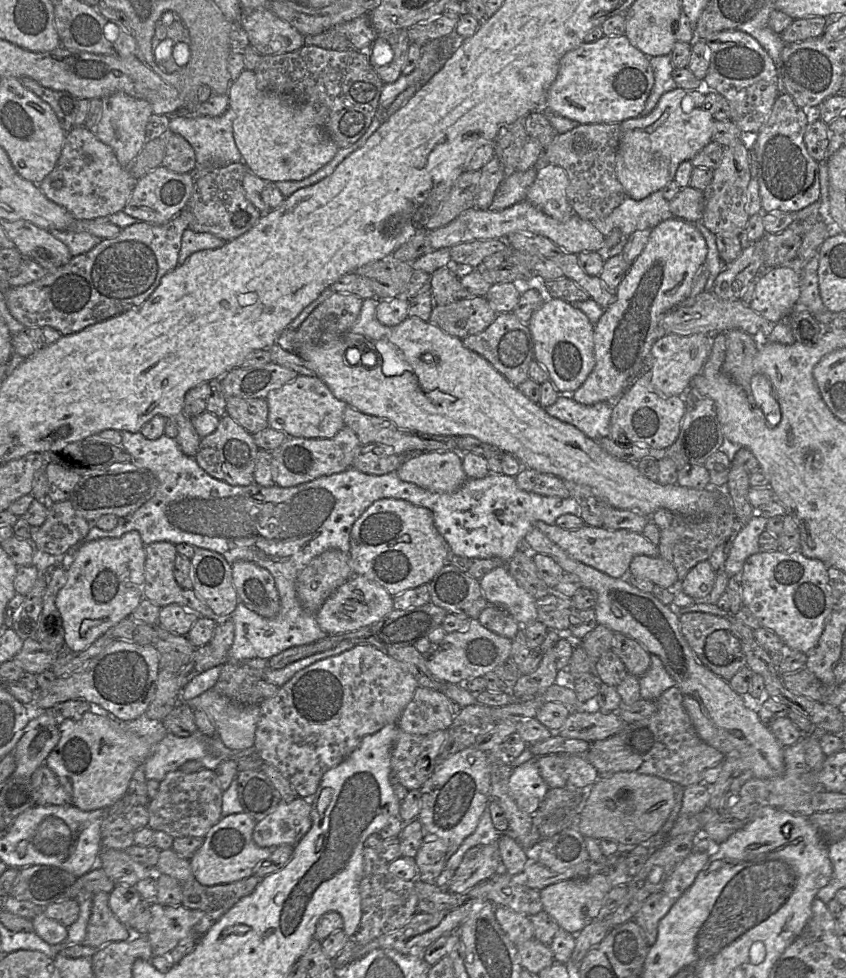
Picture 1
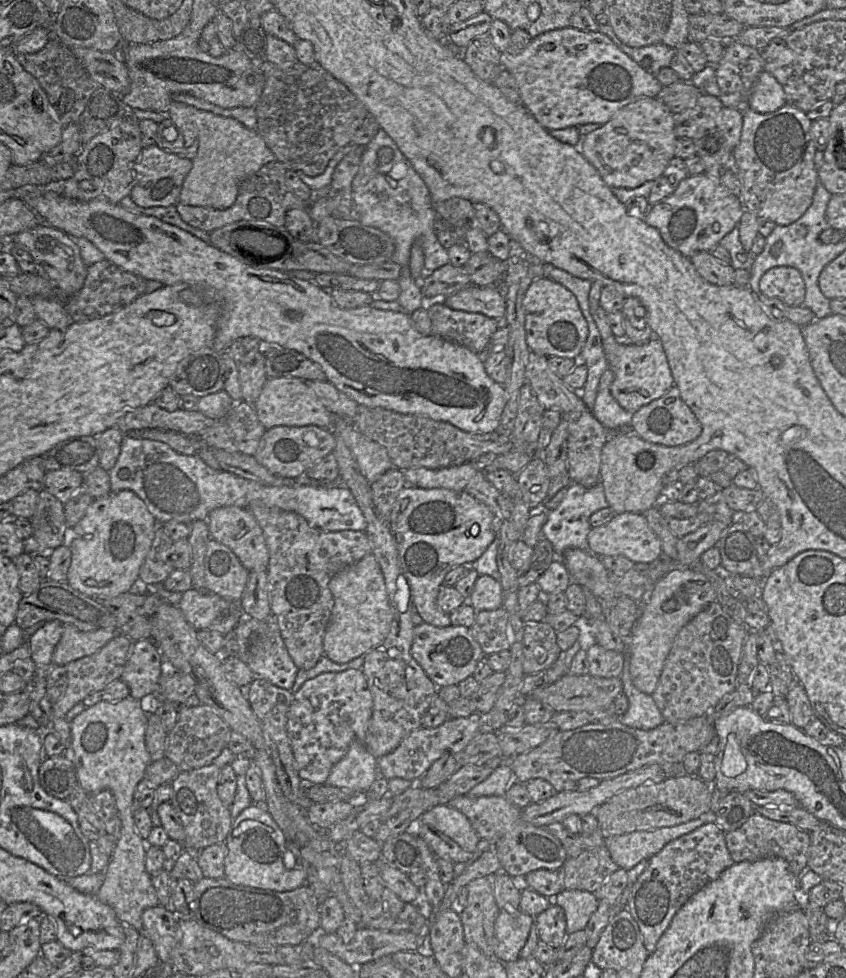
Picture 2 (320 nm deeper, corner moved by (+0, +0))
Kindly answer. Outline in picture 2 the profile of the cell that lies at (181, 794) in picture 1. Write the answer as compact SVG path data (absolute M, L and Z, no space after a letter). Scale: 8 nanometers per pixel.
M210 764L201 768L180 772L171 782L170 802L177 812L185 832L183 848L186 851L201 849L225 842L231 829L230 808L222 802L217 793L220 768Z

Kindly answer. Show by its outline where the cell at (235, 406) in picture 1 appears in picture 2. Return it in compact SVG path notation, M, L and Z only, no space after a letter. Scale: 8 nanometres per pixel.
M248 351L238 362L242 400L253 404L261 393L268 377L262 351Z

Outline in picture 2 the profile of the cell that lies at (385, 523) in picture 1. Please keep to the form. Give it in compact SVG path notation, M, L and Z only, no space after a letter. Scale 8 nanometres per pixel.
M406 486L399 492L392 508L390 529L397 543L401 570L419 615L425 623L450 626L450 615L437 603L440 586L453 568L461 565L471 567L472 562L498 537L494 513L465 490Z

